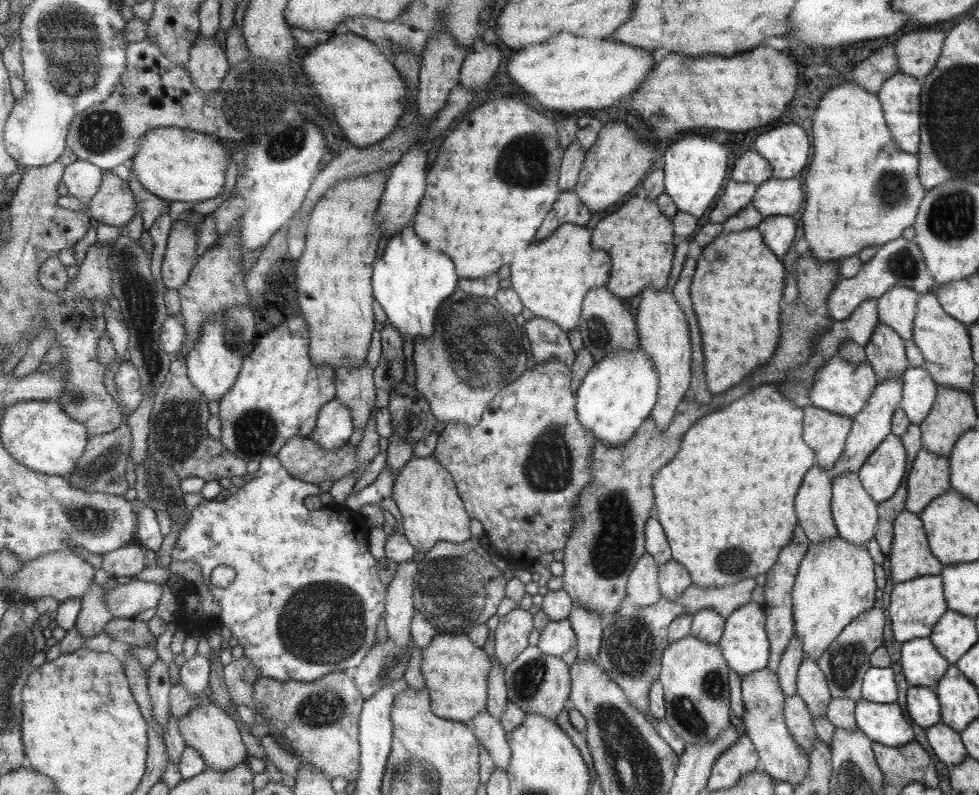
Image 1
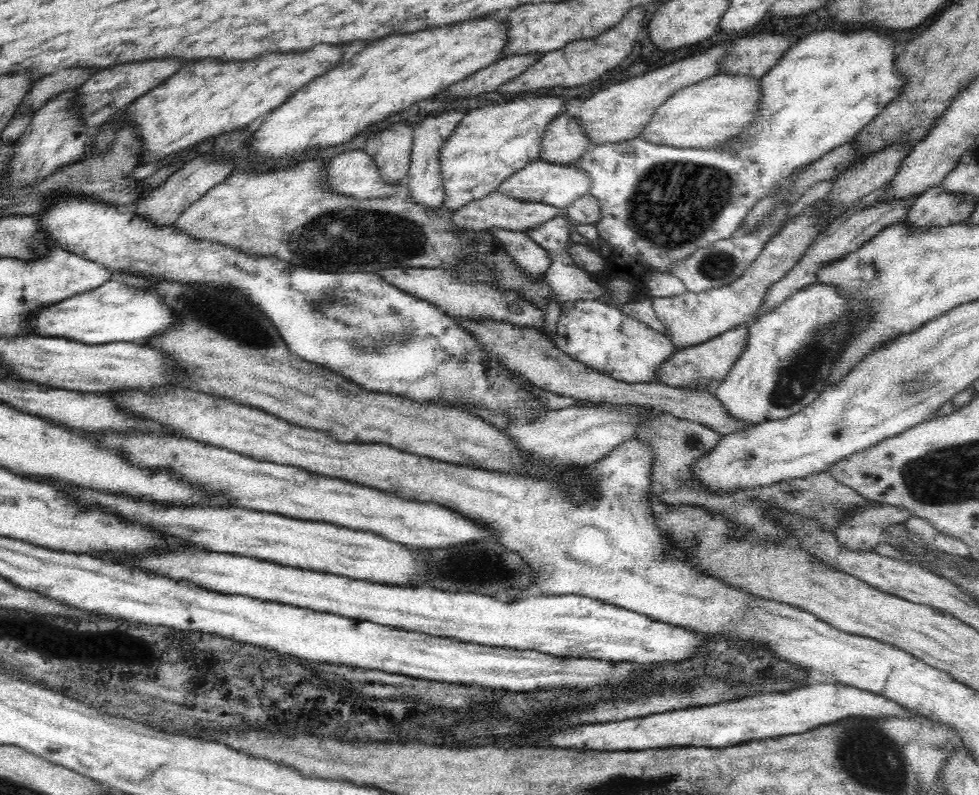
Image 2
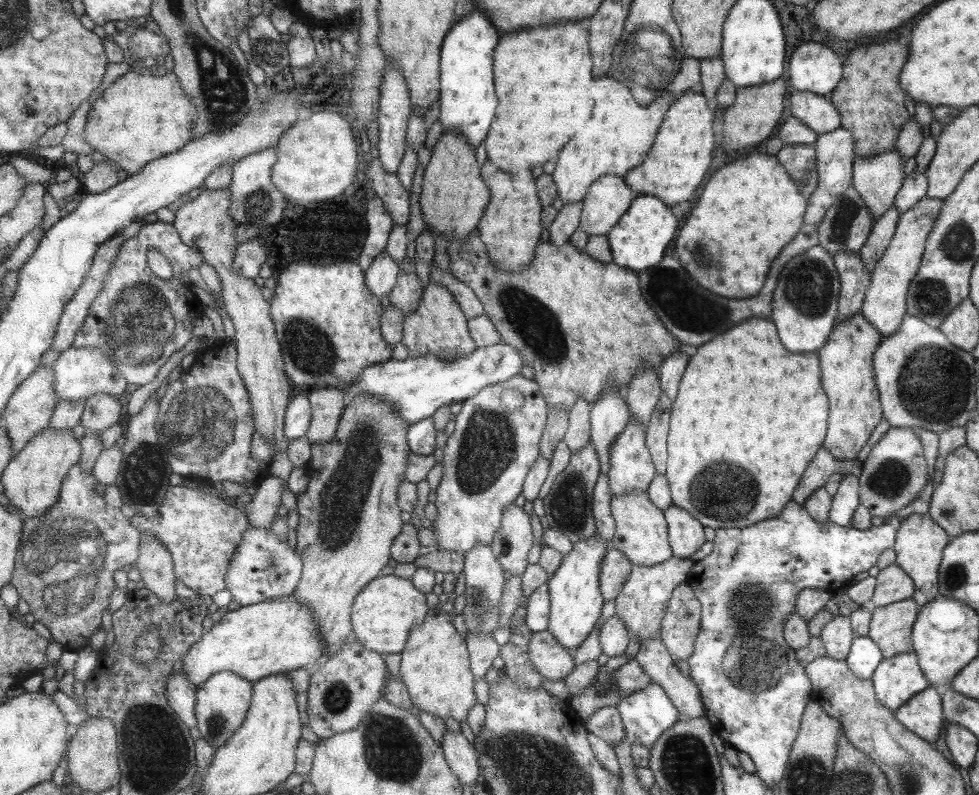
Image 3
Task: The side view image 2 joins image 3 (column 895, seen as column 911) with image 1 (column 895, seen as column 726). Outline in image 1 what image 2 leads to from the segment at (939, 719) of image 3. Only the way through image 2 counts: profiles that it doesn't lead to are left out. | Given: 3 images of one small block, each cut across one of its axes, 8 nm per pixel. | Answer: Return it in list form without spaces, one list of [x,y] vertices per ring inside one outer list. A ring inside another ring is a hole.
[[[859,700],[855,705],[854,719],[856,720],[856,728],[863,732],[864,735],[867,735],[873,744],[876,743],[887,745],[888,747],[898,747],[913,741],[911,726],[909,726],[907,720],[903,718],[901,709],[896,702],[883,704]]]

